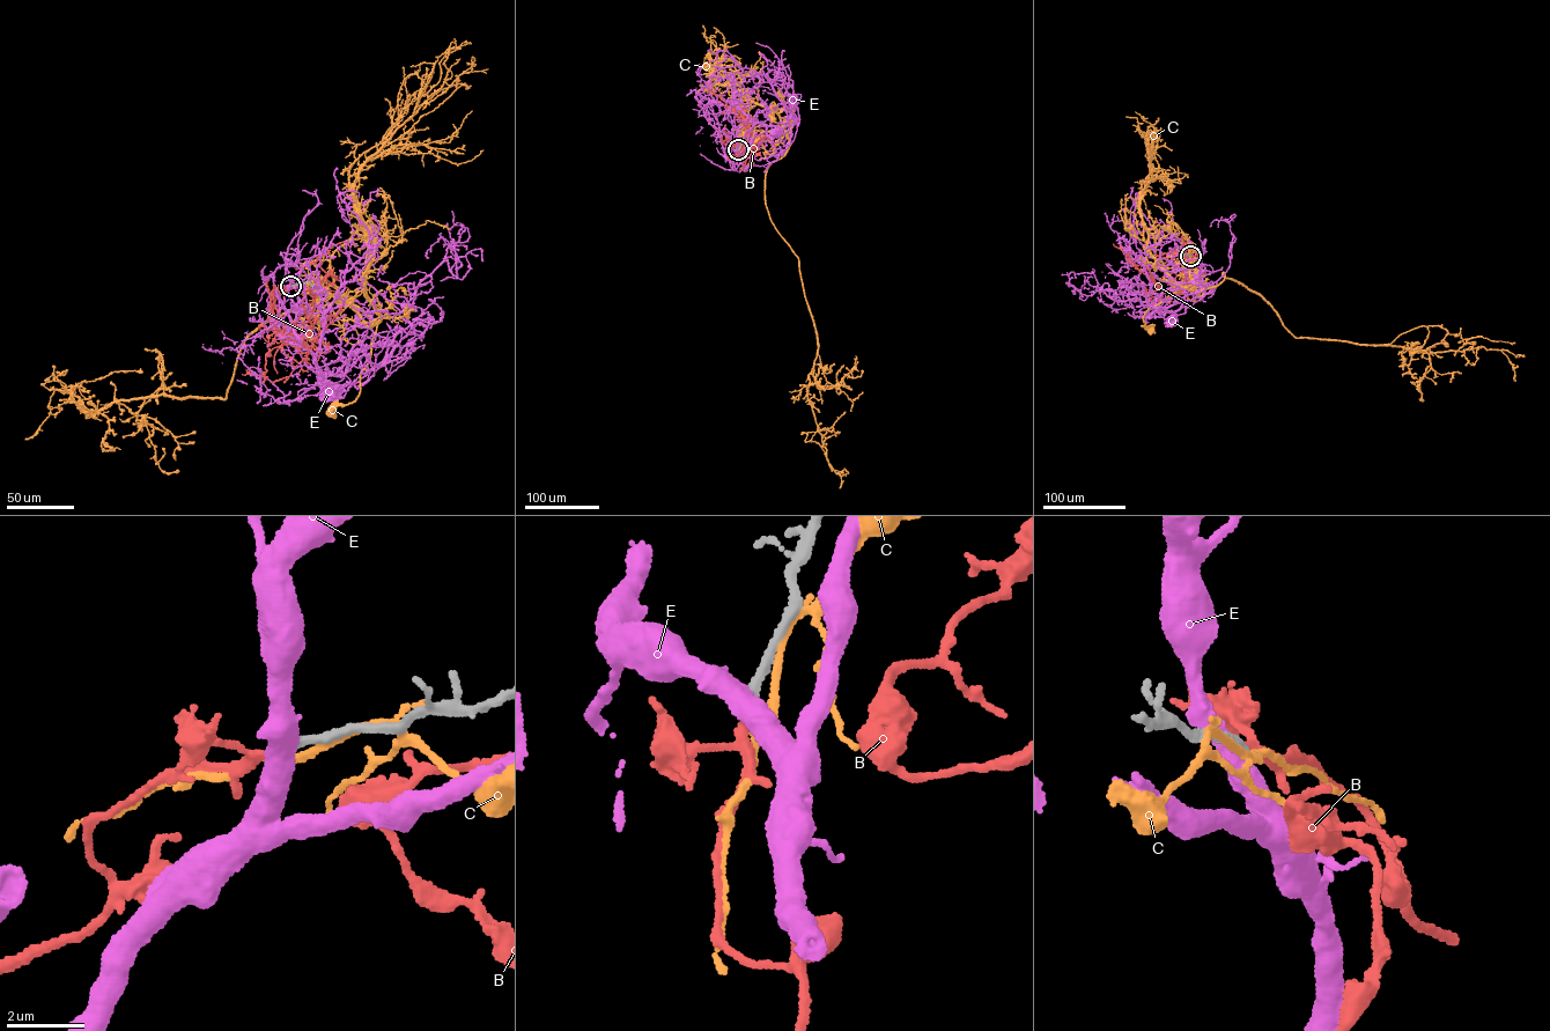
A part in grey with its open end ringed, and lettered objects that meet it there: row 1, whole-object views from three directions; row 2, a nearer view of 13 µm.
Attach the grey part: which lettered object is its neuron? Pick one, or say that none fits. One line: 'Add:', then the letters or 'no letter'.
Add: B

